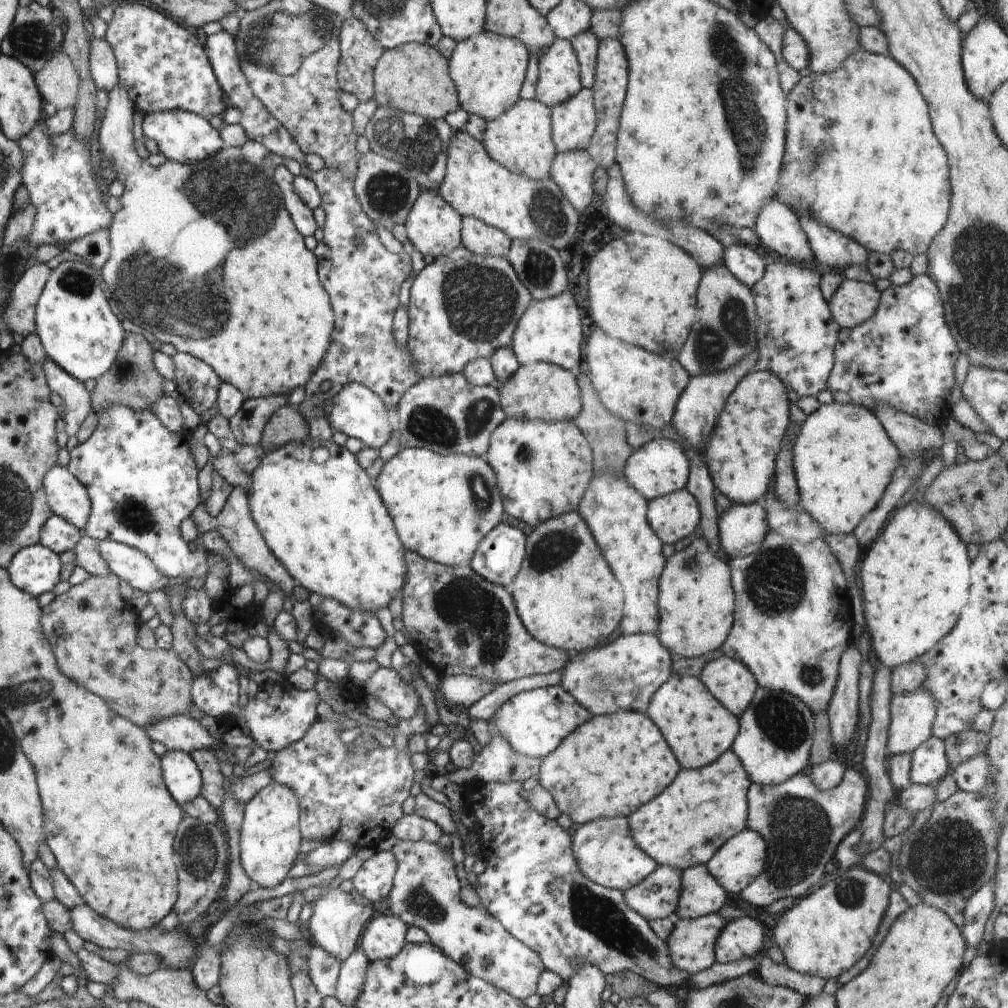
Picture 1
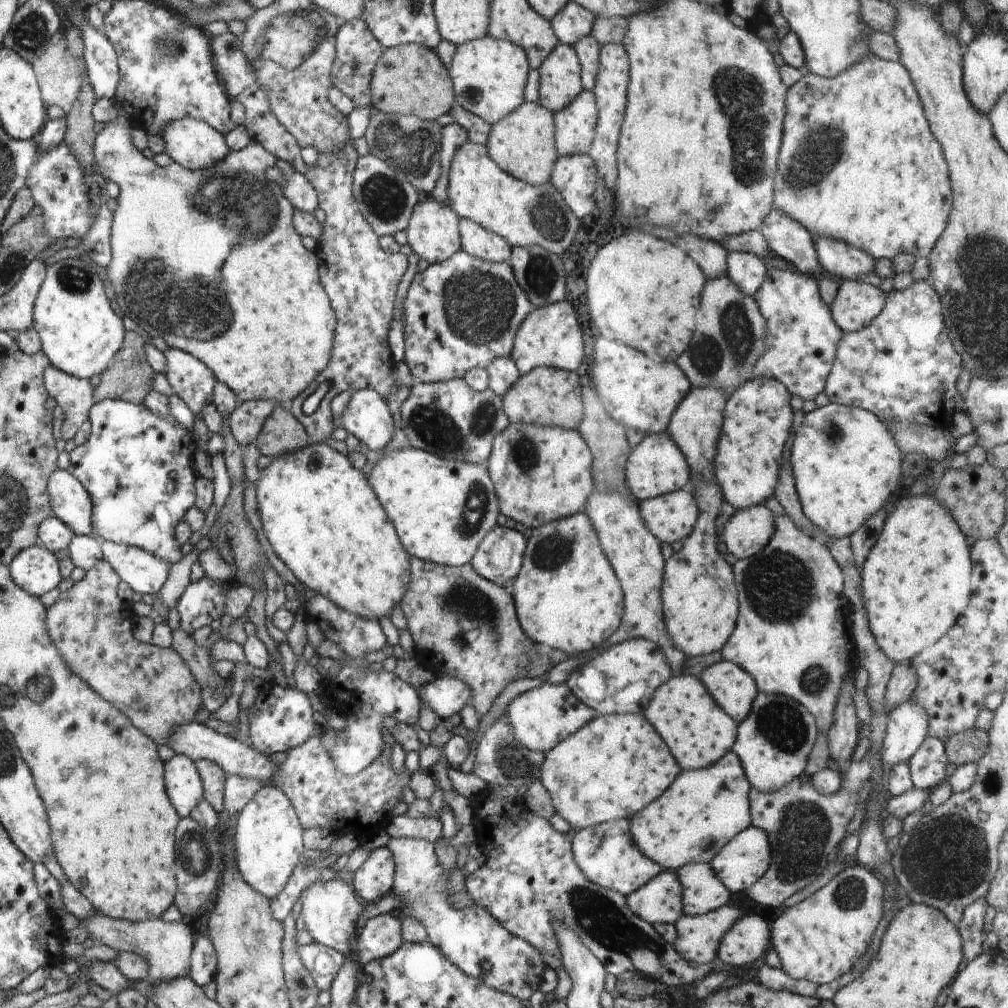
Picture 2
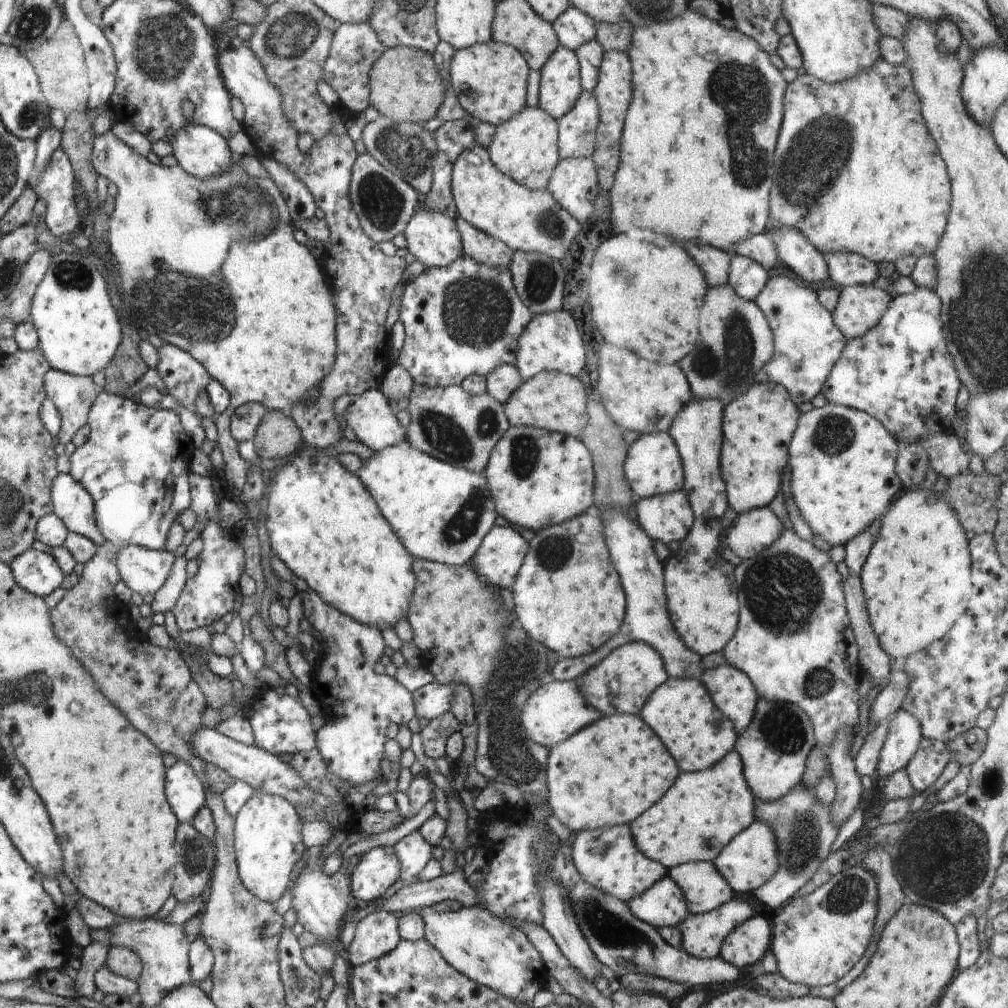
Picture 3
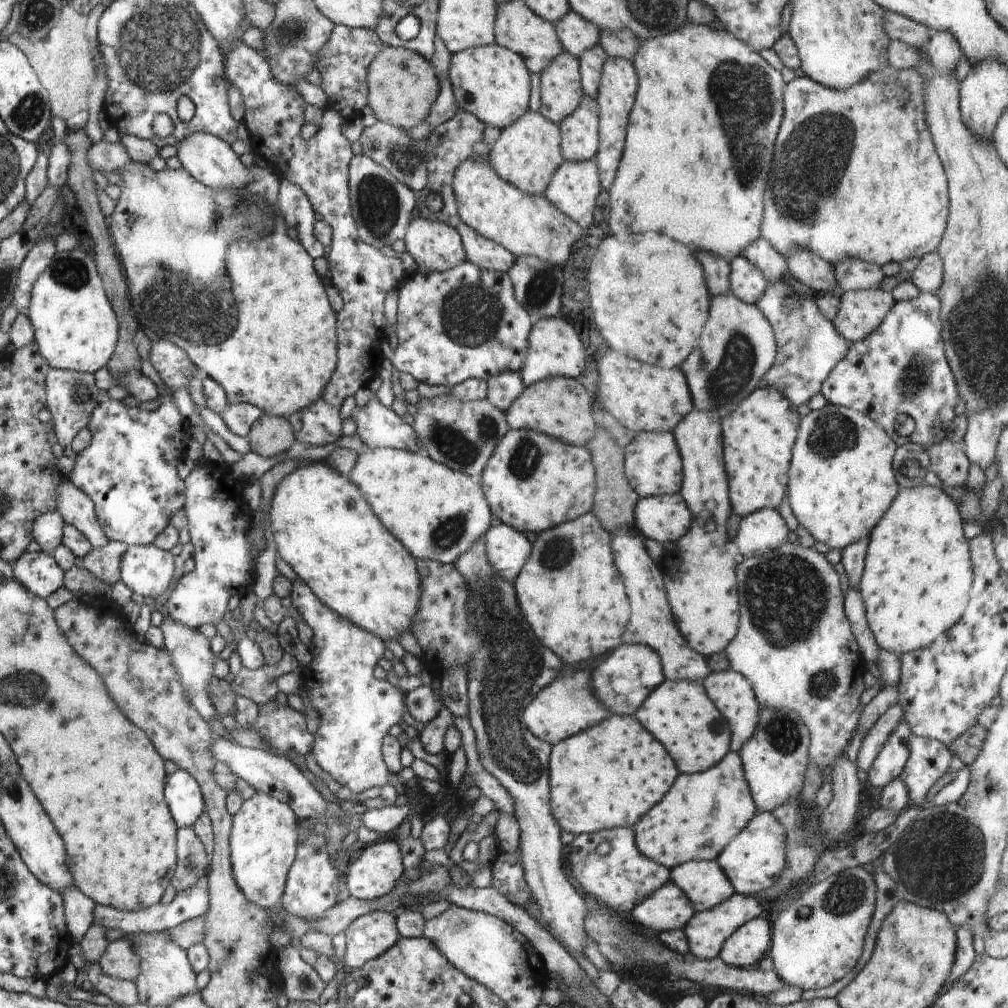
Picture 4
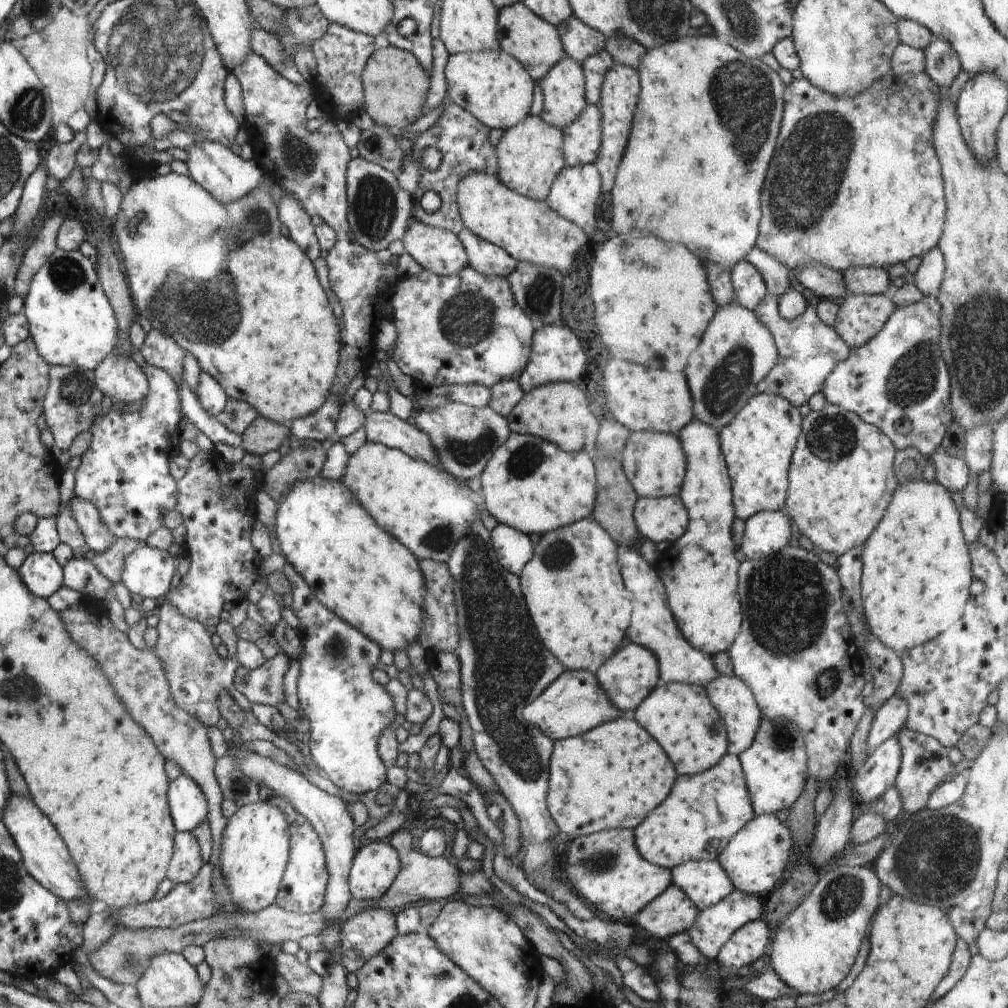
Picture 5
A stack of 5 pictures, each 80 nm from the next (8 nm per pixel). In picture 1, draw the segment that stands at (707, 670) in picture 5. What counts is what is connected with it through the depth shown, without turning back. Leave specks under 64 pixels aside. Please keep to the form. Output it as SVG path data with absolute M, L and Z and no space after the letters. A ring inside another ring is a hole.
M613 473L594 475L588 483L577 510L585 520L593 534L596 544L614 576L619 580L623 590L623 617L620 621L620 634L635 635L638 633L656 635L658 630L659 610L657 605L659 595L659 578L665 567L665 557L662 555L663 542L656 536L647 521L647 500L640 496L630 486L625 476L618 477Z

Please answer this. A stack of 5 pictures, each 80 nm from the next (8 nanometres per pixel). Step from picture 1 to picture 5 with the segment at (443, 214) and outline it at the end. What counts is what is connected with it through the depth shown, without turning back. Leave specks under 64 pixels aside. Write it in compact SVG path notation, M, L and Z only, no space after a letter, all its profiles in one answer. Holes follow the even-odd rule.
M414 219L403 236L408 252L422 268L438 276L452 276L468 266L466 251L457 234Z

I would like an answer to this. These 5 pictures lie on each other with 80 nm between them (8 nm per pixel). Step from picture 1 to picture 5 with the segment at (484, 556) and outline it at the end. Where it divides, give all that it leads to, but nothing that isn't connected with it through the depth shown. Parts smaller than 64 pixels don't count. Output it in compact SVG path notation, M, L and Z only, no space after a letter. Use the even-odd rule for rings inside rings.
M498 523L491 531L491 539L499 563L519 577L523 572L524 565L535 552L529 535L513 529L511 526Z

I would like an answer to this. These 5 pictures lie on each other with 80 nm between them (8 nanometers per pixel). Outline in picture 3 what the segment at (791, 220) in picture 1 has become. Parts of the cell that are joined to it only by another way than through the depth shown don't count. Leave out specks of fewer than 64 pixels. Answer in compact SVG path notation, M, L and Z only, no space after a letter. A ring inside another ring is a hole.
M779 227L777 231L772 233L766 231L764 234L768 234L774 241L780 260L788 268L791 268L794 274L797 274L806 286L817 287L830 283L829 270L823 254L818 252L799 230Z

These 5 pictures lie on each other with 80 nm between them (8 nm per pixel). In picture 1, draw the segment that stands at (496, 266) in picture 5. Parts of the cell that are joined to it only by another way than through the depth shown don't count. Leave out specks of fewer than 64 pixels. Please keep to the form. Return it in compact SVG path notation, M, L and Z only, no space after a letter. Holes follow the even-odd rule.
M462 217L461 246L471 253L505 258L510 250L511 241L504 232L479 218Z

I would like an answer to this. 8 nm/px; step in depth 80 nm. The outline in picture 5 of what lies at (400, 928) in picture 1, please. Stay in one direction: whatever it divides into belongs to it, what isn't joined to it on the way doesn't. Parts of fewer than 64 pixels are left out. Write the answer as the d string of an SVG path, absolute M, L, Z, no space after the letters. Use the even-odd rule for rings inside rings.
M368 907L349 916L341 926L341 963L348 973L364 966L398 934L395 915L384 907Z

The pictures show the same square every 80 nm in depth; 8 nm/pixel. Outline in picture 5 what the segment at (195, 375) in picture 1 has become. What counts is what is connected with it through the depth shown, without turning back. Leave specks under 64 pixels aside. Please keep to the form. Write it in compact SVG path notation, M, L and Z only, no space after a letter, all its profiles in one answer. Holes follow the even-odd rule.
M153 327L145 334L140 351L146 363L167 370L172 378L181 379L186 352L171 336Z

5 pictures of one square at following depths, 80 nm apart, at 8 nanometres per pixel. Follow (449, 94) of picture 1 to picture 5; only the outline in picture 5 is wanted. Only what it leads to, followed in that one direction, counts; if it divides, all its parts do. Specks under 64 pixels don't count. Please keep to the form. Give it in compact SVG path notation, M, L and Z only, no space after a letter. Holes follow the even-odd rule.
M392 45L374 52L361 74L361 82L365 98L363 104L370 118L396 133L410 128L419 115L430 86L429 76L419 65L418 59L411 52Z

